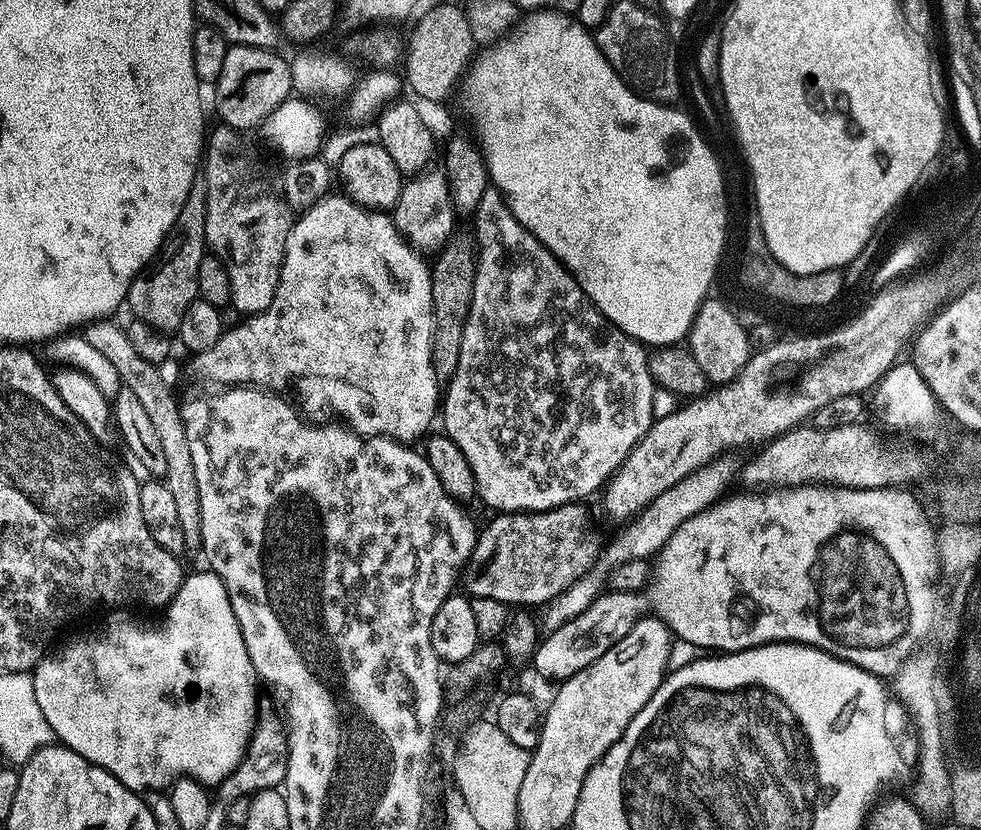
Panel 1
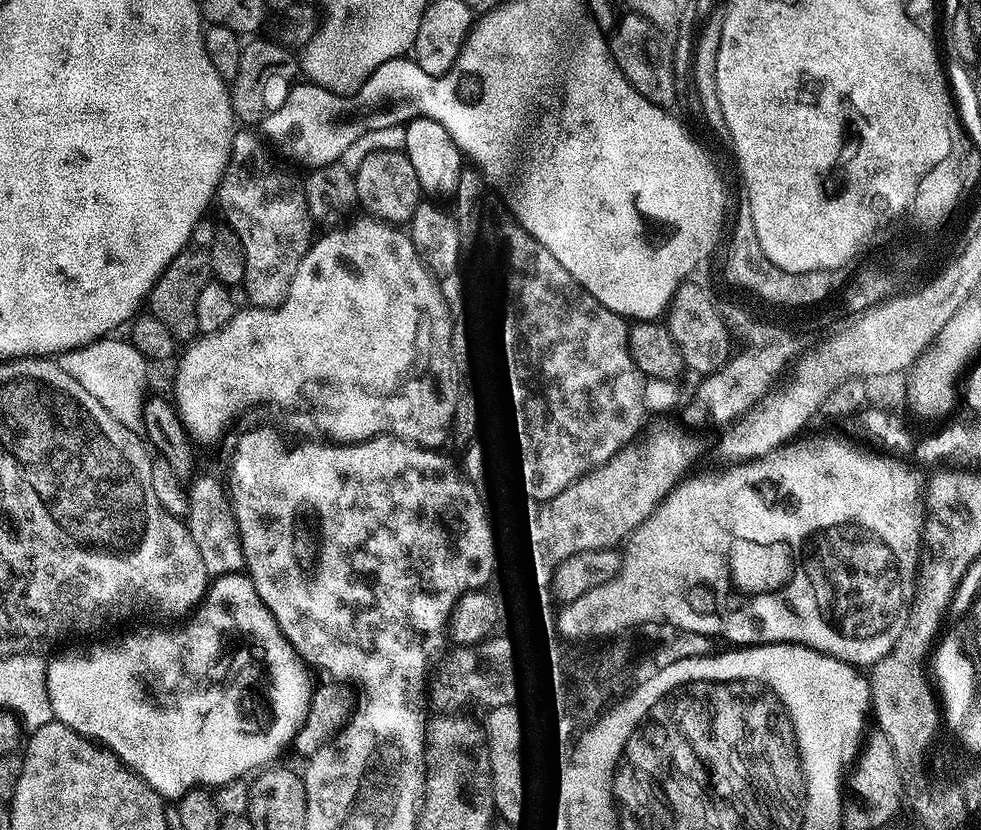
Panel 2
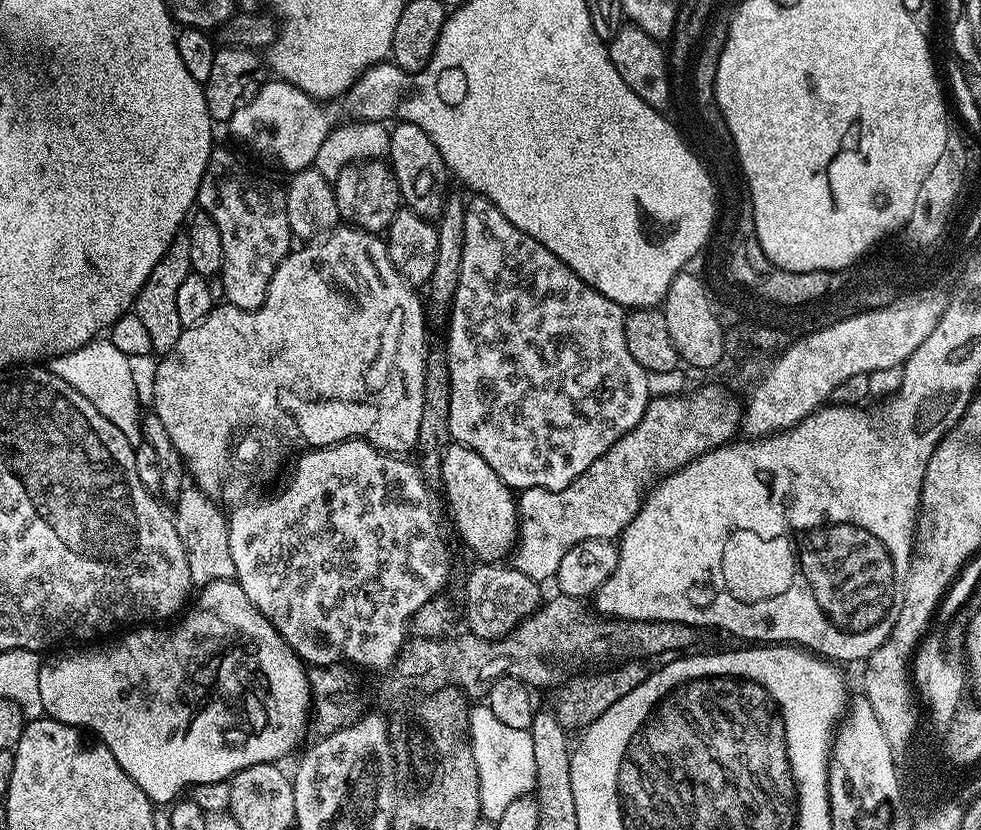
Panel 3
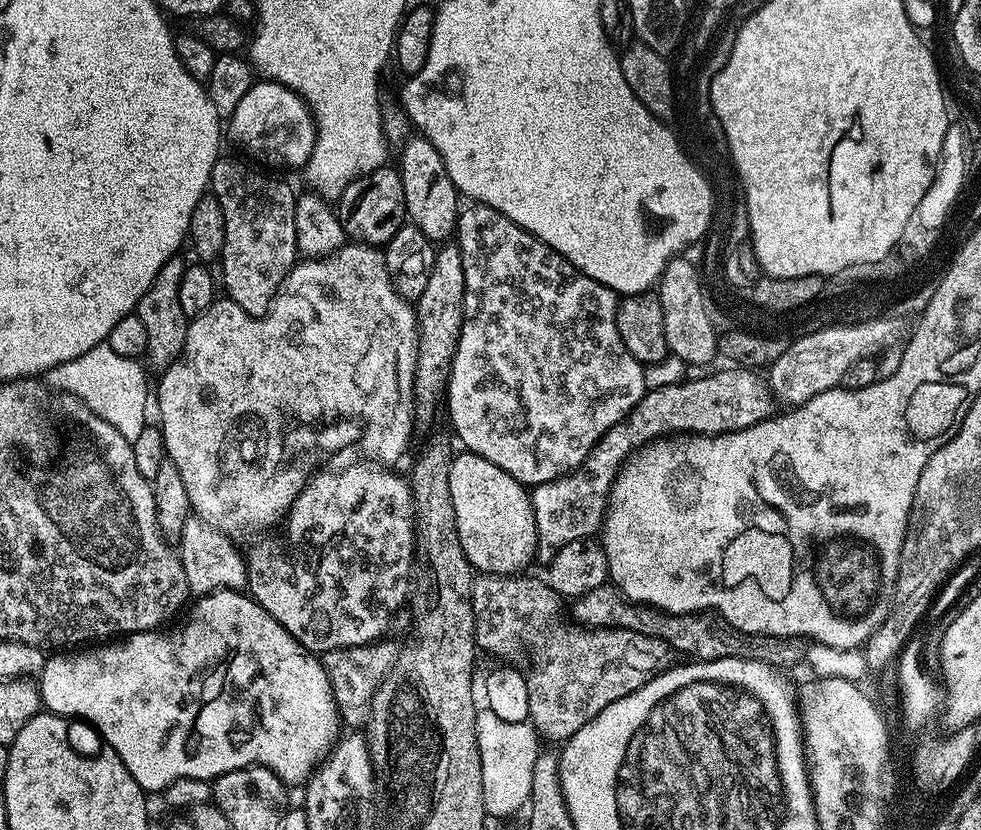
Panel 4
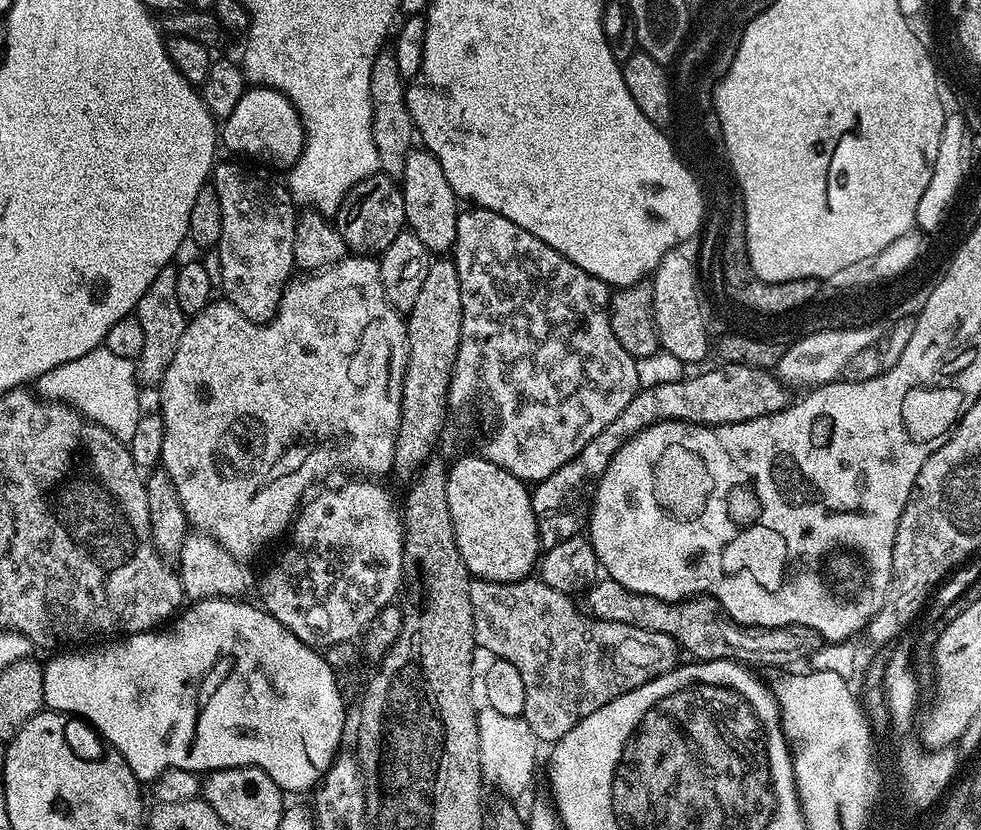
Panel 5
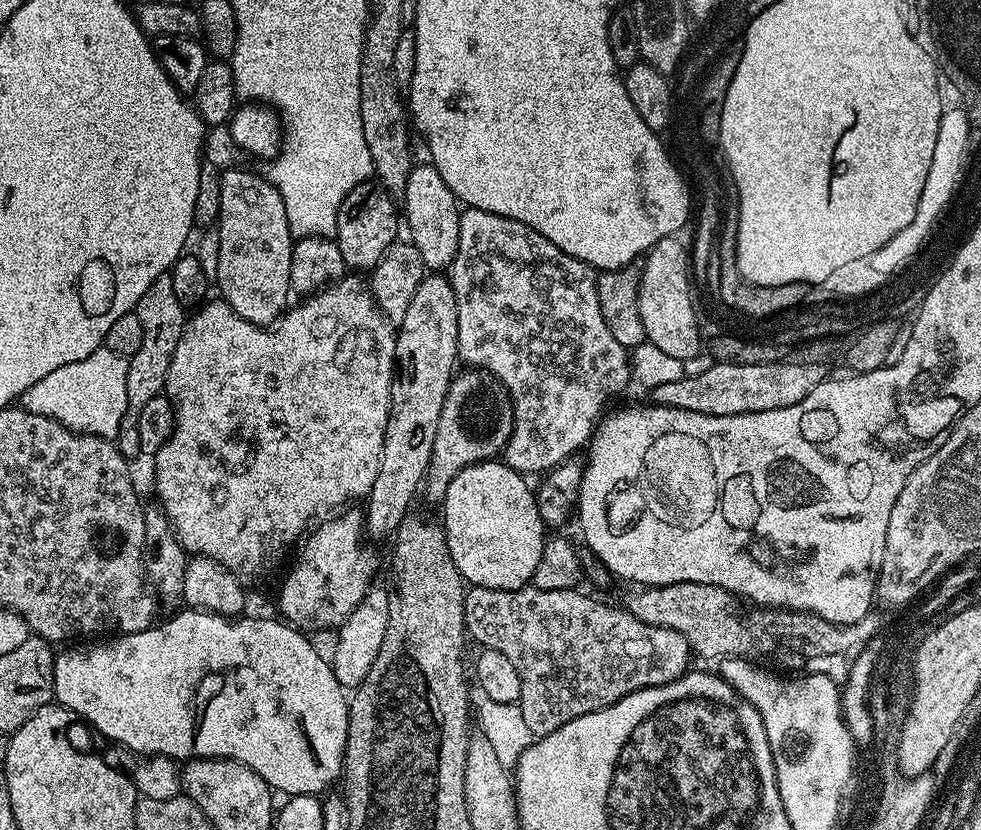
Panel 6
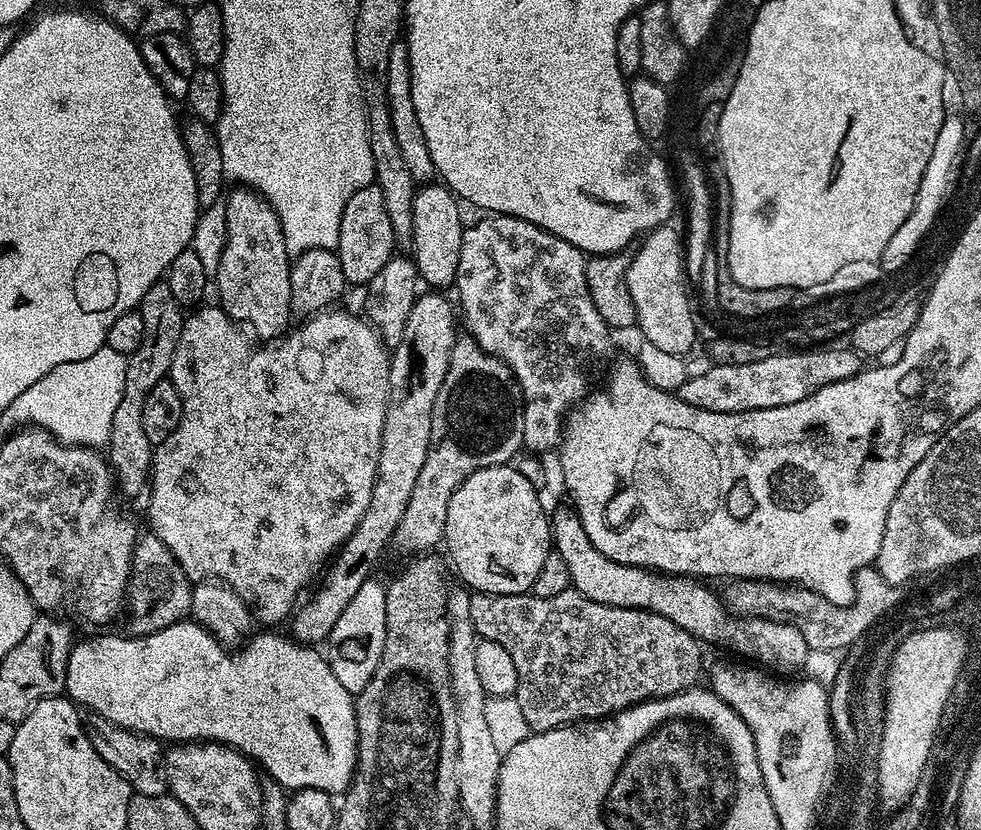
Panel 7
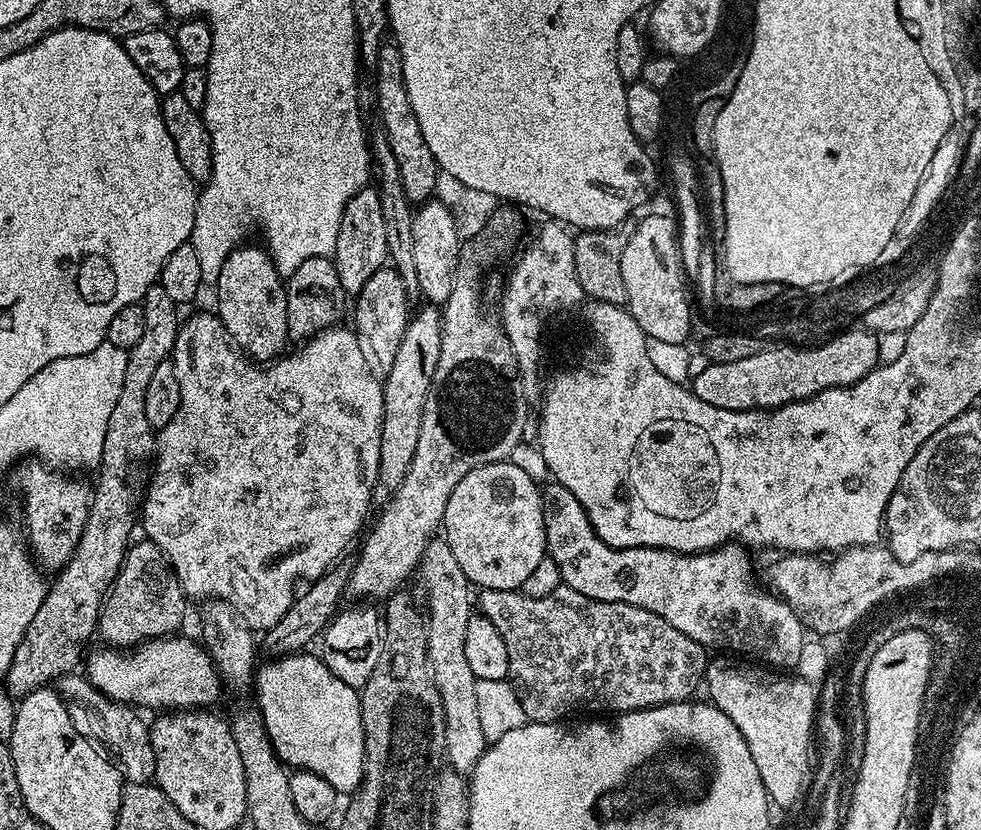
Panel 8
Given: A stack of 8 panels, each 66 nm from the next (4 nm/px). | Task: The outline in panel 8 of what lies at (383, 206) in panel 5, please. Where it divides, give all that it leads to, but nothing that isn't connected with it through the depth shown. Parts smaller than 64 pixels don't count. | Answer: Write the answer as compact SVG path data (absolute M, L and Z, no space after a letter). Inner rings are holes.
M365 186L350 198L344 211L344 217L338 230L338 242L334 253L334 263L338 278L344 291L348 294L359 294L362 286L370 282L379 268L385 267L388 256L388 220L386 210L380 201L379 191L375 187Z

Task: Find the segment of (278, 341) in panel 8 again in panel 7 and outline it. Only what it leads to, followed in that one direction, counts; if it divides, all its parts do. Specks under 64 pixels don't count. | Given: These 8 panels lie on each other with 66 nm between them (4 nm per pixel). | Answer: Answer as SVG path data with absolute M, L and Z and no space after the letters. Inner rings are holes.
M236 186L233 189L227 193L228 204L223 205L228 233L214 274L214 288L220 291L218 304L232 321L241 326L249 324L264 339L261 341L272 342L289 331L294 319L290 253L286 250L278 214L268 199L252 188Z

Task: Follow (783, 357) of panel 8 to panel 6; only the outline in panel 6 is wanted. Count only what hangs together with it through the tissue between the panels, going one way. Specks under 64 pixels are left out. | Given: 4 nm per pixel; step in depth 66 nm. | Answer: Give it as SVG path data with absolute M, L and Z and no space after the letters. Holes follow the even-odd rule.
M791 362L763 363L758 365L724 365L709 363L704 373L696 372L685 374L676 382L663 383L662 386L651 389L651 403L681 408L691 412L701 412L711 416L738 416L750 414L751 412L765 412L766 410L778 410L782 406L794 406L814 390L826 379L826 372L820 364L790 364Z

